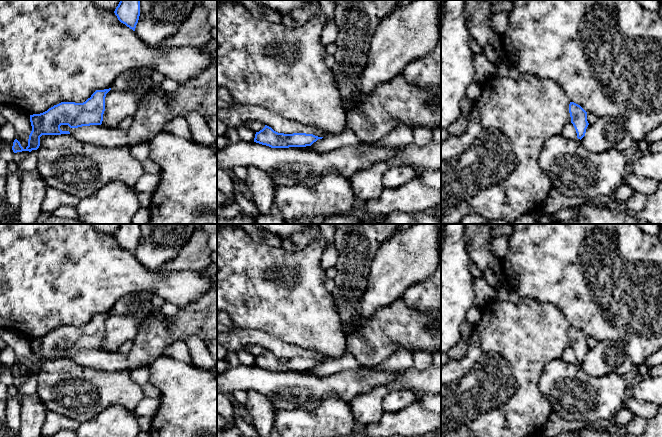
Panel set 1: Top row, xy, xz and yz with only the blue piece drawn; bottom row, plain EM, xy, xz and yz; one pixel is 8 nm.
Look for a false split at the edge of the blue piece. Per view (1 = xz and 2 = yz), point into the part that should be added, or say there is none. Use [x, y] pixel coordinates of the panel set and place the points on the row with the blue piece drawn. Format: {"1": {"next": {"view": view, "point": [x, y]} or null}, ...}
{"1": {"next": null}, "2": {"next": null}}

